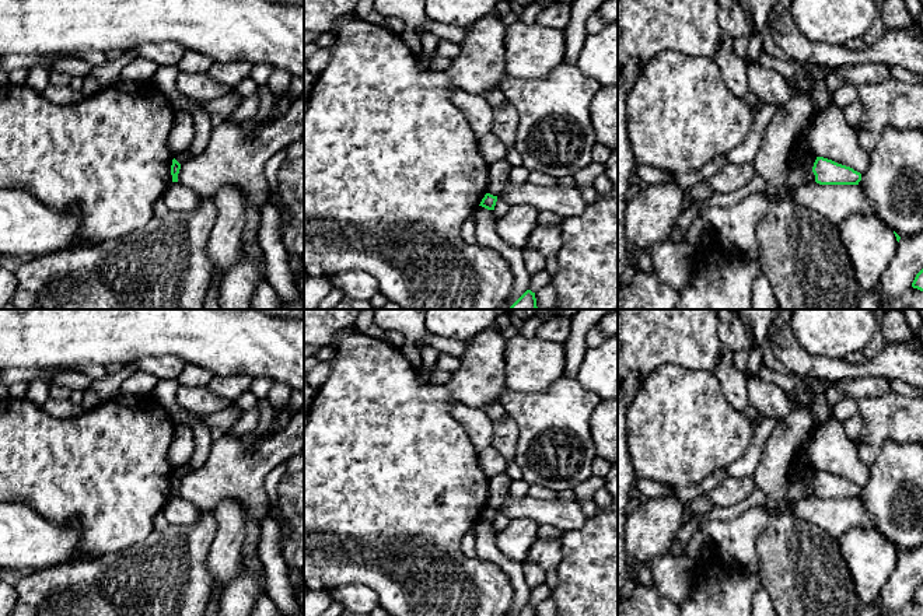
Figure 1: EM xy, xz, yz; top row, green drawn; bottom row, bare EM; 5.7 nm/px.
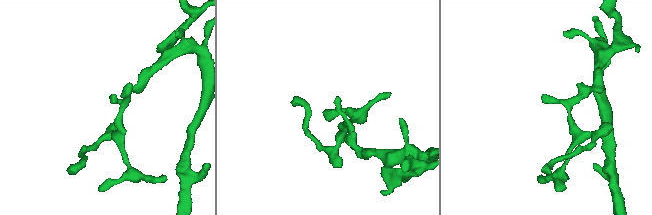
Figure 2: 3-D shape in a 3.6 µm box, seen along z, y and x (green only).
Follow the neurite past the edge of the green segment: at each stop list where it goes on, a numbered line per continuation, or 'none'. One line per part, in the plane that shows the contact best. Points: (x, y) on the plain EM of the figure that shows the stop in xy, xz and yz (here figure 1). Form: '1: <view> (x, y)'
none

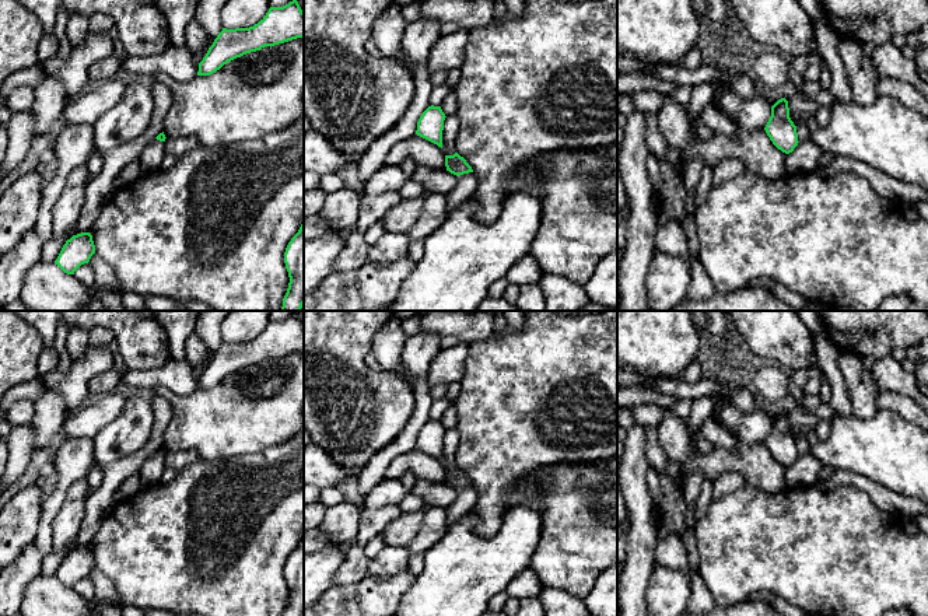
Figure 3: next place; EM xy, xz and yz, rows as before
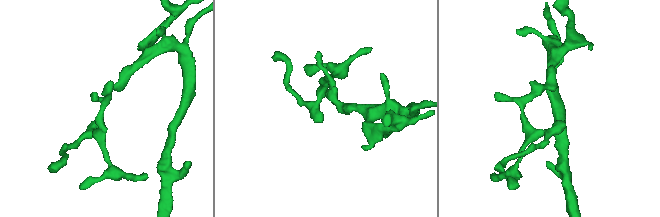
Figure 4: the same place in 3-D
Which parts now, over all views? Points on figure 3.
none

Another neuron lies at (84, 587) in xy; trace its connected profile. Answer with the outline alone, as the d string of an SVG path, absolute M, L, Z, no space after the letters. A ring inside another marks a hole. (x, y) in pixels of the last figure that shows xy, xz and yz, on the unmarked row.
M90 577L81 578L73 588L83 599L92 602L95 587Z

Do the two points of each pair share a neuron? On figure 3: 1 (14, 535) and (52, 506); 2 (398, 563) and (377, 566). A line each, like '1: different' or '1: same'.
1: different
2: same

